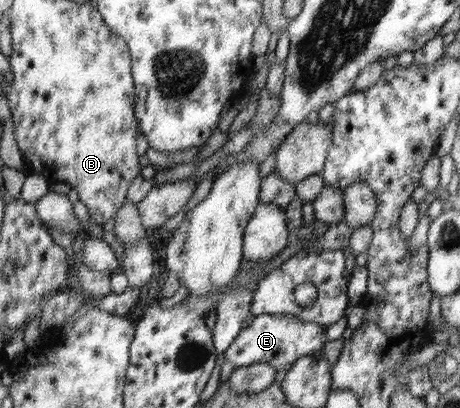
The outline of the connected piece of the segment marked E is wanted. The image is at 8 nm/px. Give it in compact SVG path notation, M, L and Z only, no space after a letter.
M262 314L253 316L252 323L242 328L223 356L234 369L268 363L276 372L288 372L298 359L320 353L324 343L326 343L326 329L318 322L300 320L294 314Z

